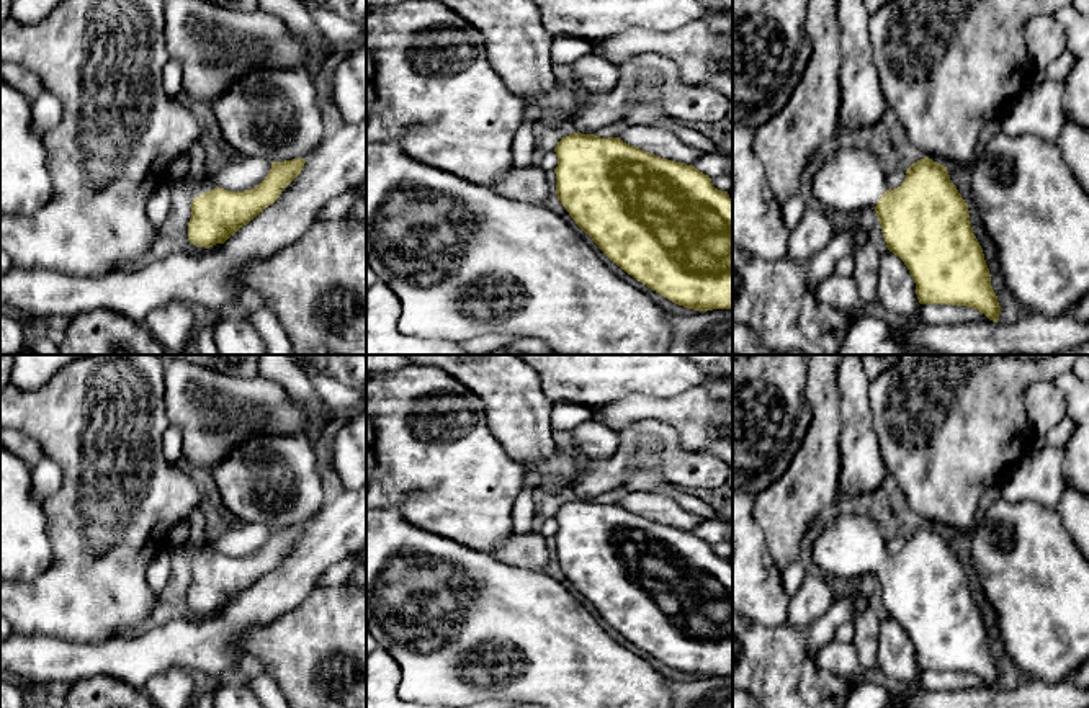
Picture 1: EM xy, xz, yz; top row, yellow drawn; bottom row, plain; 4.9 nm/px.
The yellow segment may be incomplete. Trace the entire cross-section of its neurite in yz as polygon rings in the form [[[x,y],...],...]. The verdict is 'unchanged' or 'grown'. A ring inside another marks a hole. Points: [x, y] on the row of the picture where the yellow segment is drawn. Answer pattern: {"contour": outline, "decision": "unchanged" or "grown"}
{"contour": [[[836,146],[824,149],[821,162],[813,168],[813,193],[824,209],[836,209],[849,216],[863,209],[876,211],[886,247],[908,267],[921,304],[966,306],[979,311],[993,322],[999,320],[1001,306],[991,286],[983,249],[973,234],[968,204],[952,183],[947,167],[924,157],[912,164],[906,170],[904,181],[891,190],[886,185],[886,173],[872,150]]], "decision": "grown"}

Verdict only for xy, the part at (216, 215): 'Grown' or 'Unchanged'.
Grown

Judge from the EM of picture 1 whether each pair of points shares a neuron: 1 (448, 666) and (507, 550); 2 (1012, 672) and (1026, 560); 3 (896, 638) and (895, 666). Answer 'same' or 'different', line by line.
1: different
2: different
3: same

